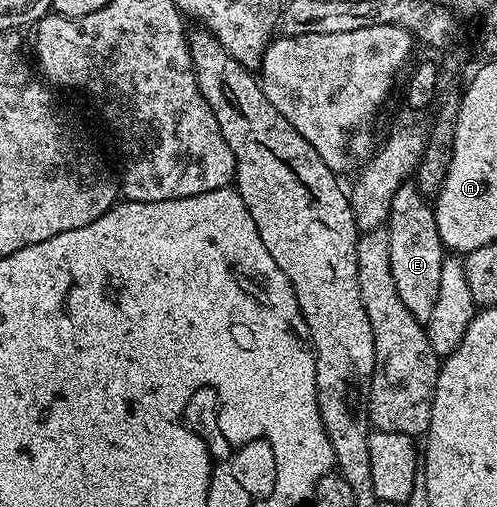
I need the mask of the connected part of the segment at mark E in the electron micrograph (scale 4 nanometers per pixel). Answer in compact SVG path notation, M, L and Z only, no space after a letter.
M414 184L397 188L387 213L385 229L389 232L389 268L393 268L393 284L405 308L421 323L427 323L437 304L438 286L441 284L441 264L445 247L441 232L437 232L434 205Z

